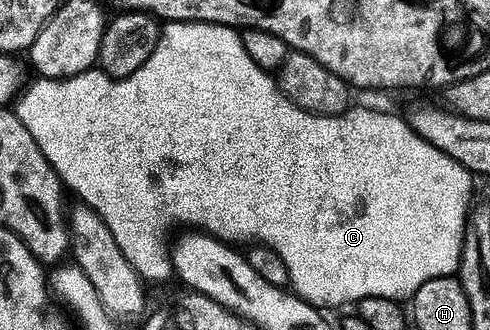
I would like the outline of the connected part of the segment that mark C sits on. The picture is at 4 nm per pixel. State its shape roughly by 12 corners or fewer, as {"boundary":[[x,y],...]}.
{"boundary":[[233,27],[17,100],[147,284],[197,229],[317,309],[459,274],[472,175]]}

